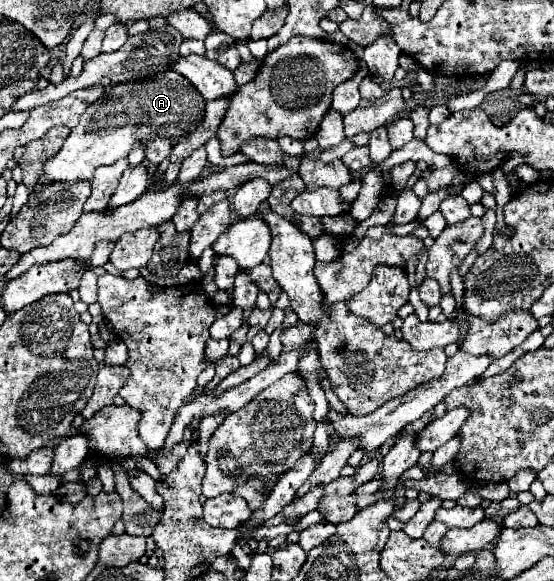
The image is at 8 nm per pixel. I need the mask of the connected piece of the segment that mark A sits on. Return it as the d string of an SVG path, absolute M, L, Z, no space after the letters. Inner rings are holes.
M175 71L159 73L143 81L119 83L81 115L75 129L71 129L61 151L53 155L45 165L35 185L35 193L47 183L79 183L91 181L97 167L111 165L115 159L127 157L135 141L147 143L153 137L167 137L173 145L187 137L203 121L205 99L199 91Z

